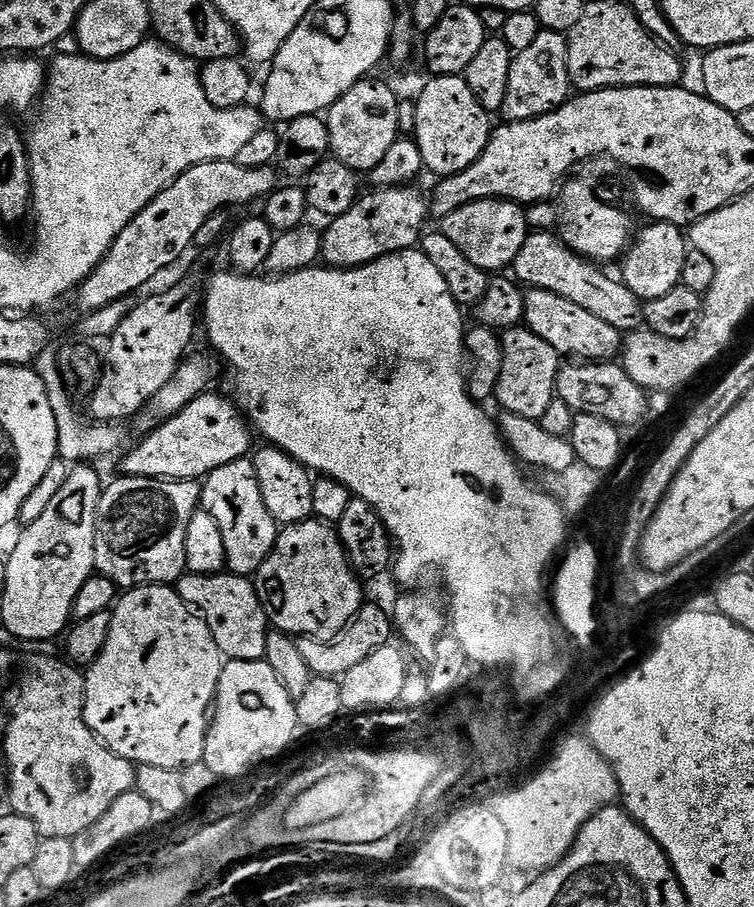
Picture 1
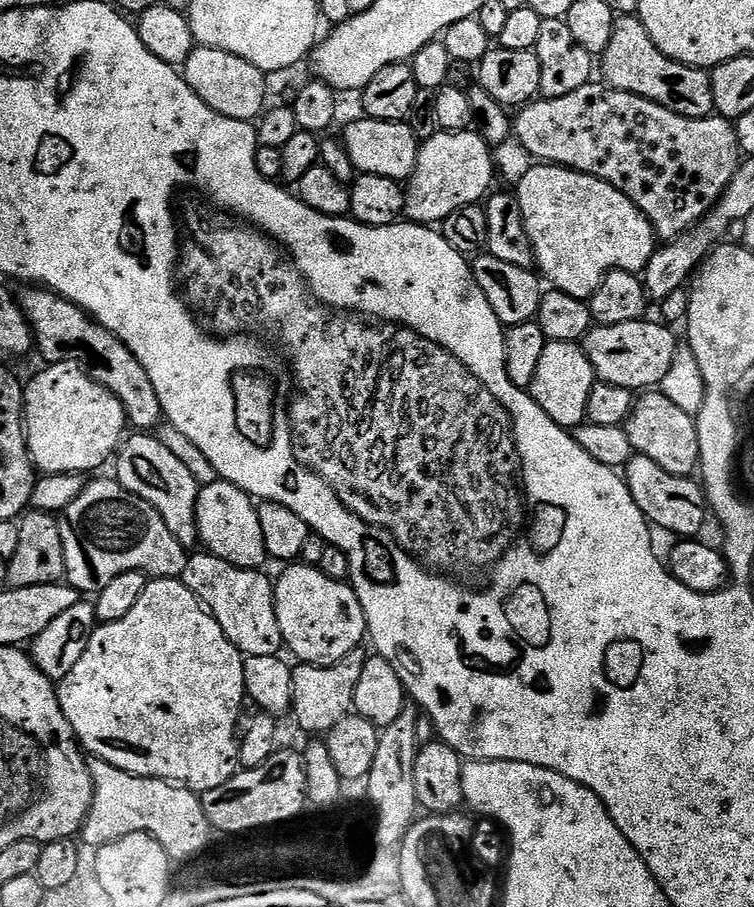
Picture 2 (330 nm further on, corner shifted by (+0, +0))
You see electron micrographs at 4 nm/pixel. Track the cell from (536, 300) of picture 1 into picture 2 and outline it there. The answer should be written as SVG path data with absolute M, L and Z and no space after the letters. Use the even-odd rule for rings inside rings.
M645 318L622 322L618 326L602 324L589 330L582 347L586 358L590 358L592 369L596 371L597 381L633 390L652 390L663 385L676 358L678 343L671 327L663 323L651 324L650 321Z

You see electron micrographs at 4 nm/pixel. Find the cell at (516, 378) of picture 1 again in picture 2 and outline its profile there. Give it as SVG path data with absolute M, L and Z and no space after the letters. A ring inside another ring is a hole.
M549 340L542 350L542 359L538 362L530 394L558 426L575 430L588 419L588 403L596 383L596 371L592 369L590 358L586 358L579 343Z

